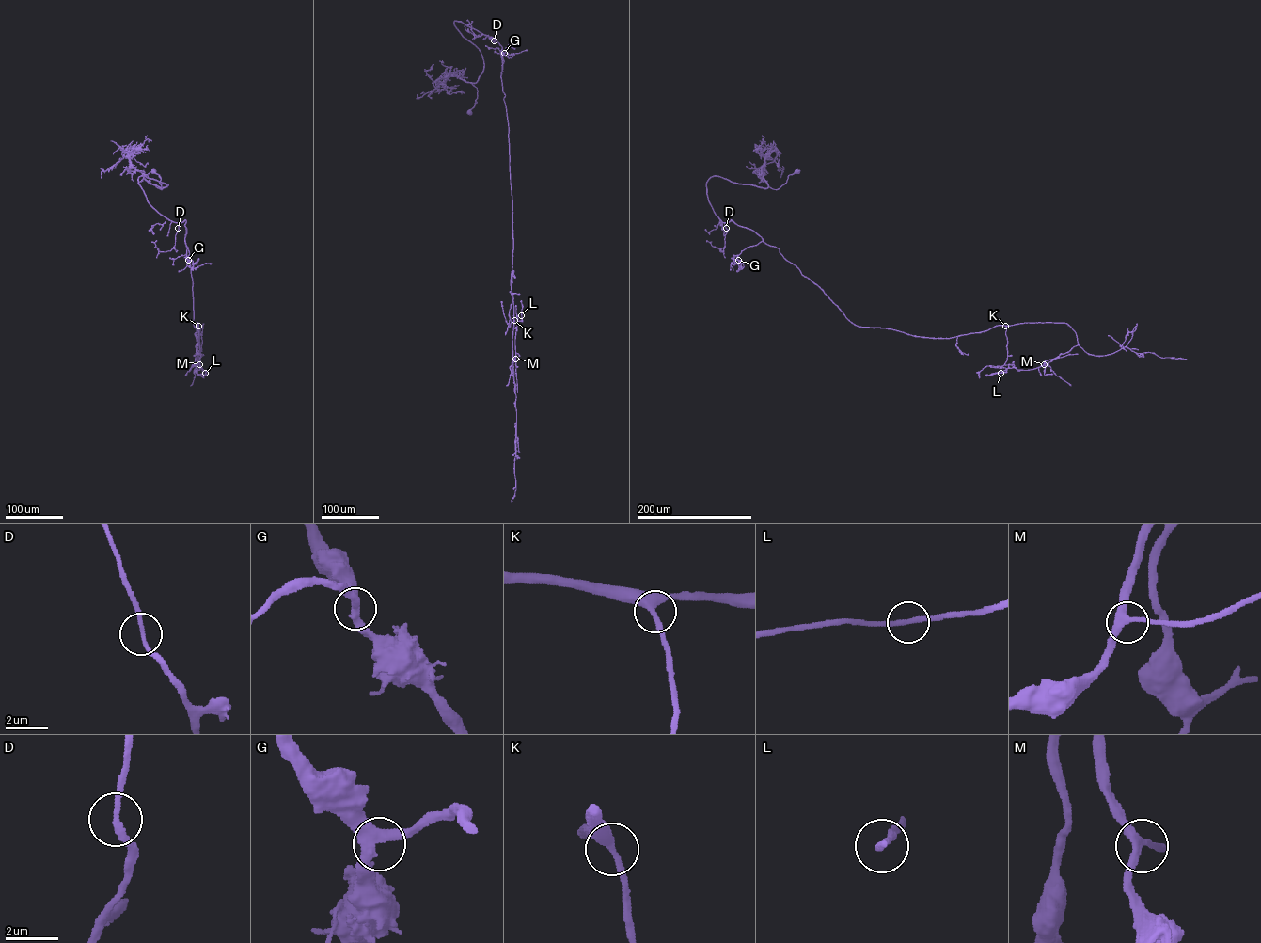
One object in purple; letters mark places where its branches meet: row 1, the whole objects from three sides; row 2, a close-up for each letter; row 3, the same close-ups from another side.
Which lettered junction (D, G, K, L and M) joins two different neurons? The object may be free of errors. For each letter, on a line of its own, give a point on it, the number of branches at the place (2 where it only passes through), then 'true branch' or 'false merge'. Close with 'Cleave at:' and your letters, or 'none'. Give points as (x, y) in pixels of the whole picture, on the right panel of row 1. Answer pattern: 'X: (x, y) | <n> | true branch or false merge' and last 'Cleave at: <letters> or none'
D: (726, 228) | 2 | true branch
G: (738, 260) | 3 | true branch
K: (1005, 326) | 3 | true branch
L: (1000, 373) | 2 | true branch
M: (1044, 364) | 3 | true branch
Cleave at: none

